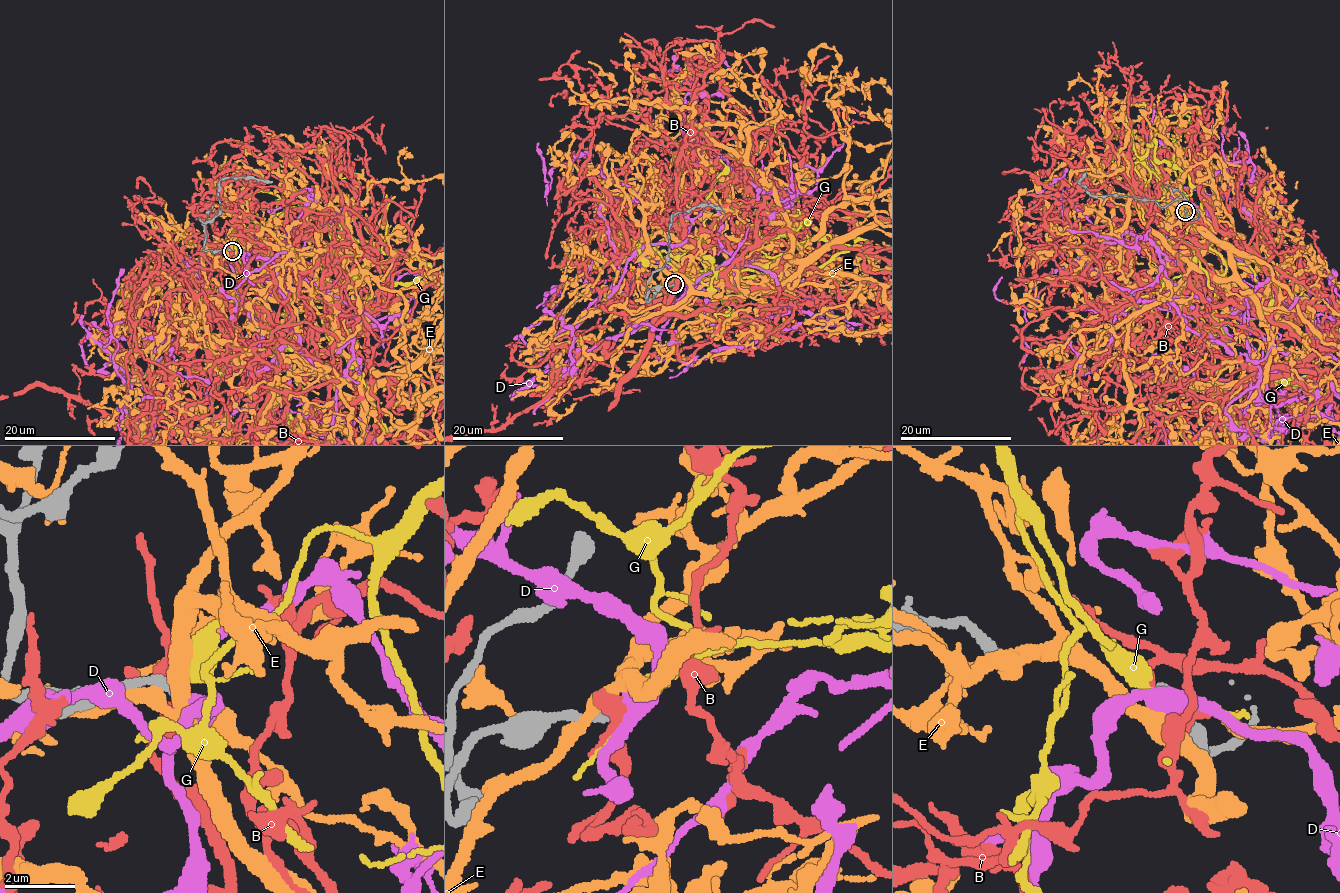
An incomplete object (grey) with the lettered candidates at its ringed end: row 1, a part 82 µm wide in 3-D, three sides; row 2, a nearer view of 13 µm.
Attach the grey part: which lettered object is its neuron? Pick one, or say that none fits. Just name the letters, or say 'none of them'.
D

